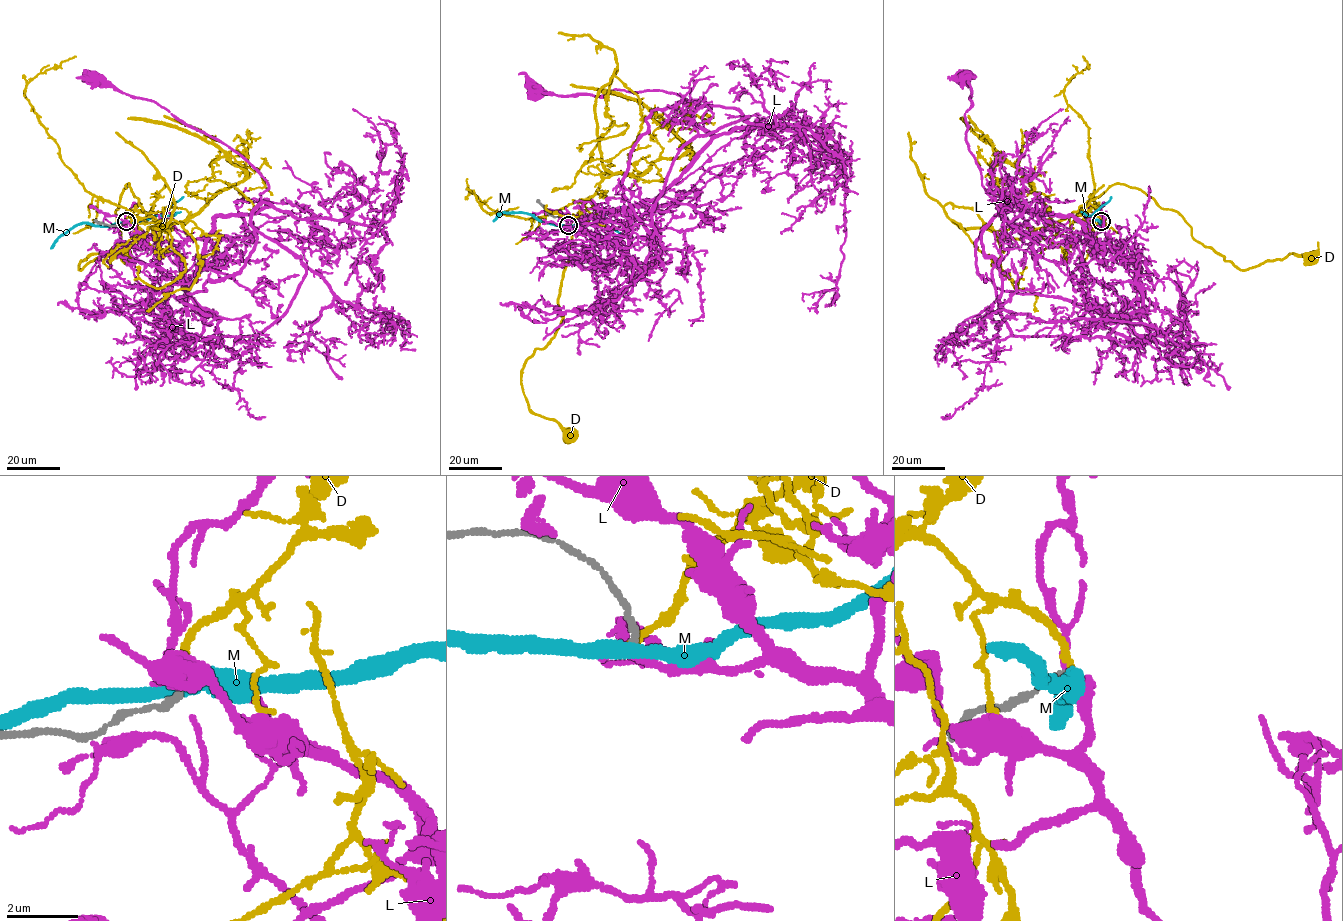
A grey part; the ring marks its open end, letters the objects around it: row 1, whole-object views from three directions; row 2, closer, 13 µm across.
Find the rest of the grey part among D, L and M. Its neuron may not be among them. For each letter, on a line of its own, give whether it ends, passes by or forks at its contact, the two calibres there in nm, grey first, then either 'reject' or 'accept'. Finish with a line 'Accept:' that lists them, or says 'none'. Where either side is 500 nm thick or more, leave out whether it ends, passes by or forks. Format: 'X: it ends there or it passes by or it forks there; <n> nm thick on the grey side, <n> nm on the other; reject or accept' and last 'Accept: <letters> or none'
D: it ends there; 180 nm thick on the grey side, 180 nm on the other; reject
L: it passes by; 190 nm thick on the grey side, 240 nm on the other; reject
M: it passes by; 190 nm thick on the grey side, 360 nm on the other; reject
Accept: none

